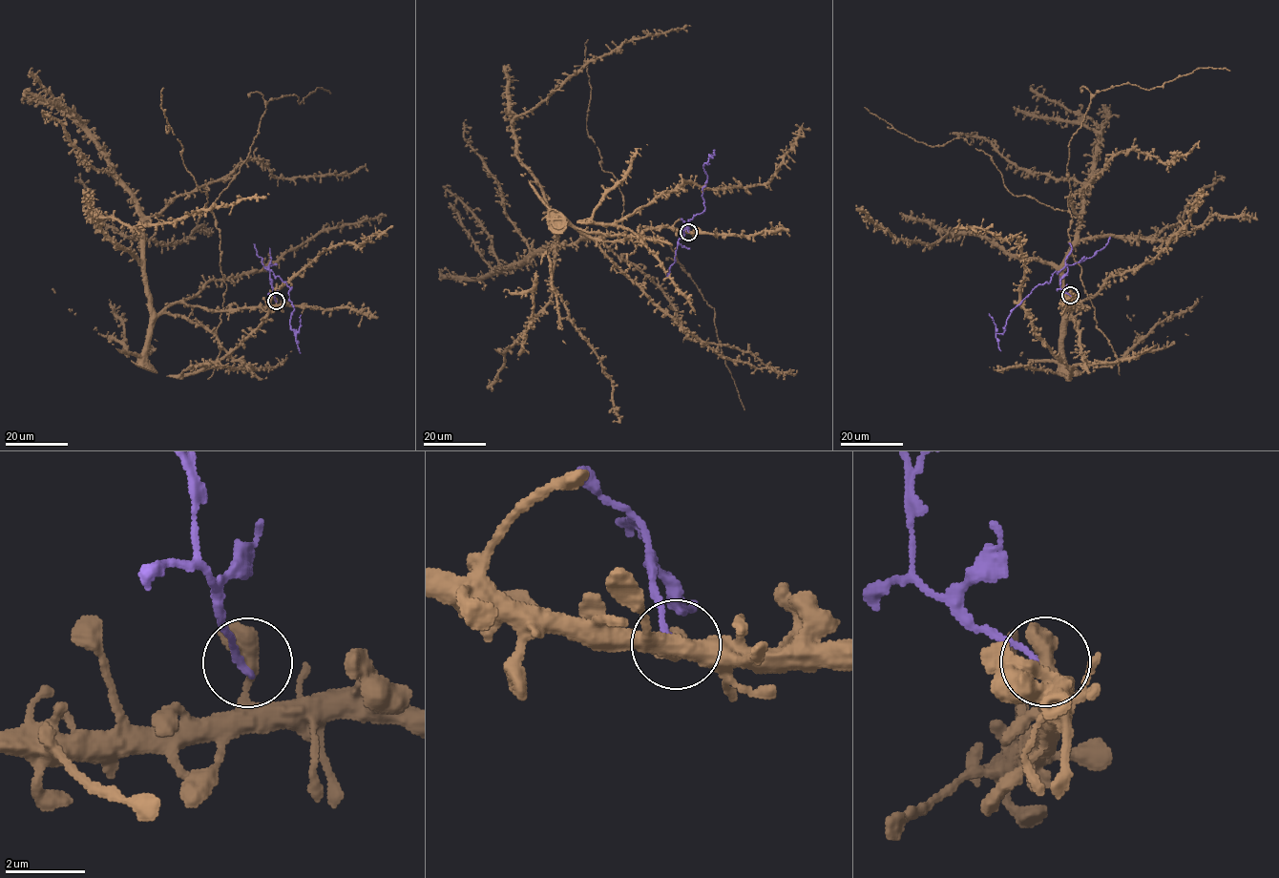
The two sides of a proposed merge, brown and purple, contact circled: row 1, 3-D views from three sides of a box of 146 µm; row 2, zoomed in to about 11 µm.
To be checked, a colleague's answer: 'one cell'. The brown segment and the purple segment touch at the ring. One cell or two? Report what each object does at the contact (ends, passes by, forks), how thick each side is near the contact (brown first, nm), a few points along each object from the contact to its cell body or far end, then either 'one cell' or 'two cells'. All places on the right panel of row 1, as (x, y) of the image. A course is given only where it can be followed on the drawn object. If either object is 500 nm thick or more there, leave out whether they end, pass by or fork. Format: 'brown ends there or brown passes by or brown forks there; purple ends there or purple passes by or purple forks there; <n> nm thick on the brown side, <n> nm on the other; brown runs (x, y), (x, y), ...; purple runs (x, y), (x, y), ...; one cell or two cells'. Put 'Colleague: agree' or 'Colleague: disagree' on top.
Colleague: disagree
550 nm thick on the brown side, 170 nm on the other; brown runs (1070, 295), (1067, 305), (1082, 306), (1071, 314), (1085, 362), (1069, 366), (1024, 312), (1016, 236), (959, 219); purple runs (1070, 295), (1060, 287), (1065, 266), (1014, 308), (1002, 333), (995, 332), (989, 313); two cells

